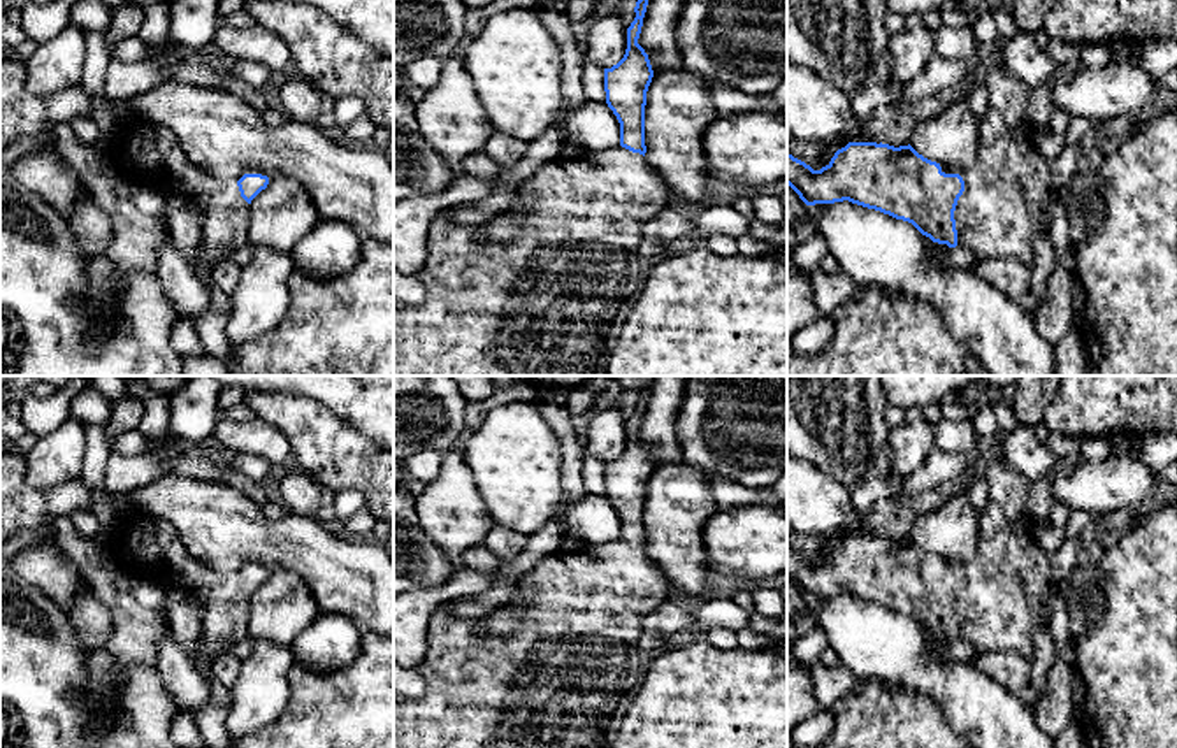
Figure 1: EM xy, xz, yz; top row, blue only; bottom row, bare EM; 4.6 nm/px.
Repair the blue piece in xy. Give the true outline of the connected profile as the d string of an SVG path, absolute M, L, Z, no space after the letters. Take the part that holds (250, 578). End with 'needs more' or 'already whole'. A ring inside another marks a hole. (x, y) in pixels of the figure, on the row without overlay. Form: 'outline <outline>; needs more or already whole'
outline M123 509L114 516L107 546L130 578L186 578L204 609L200 643L193 665L207 683L214 681L213 662L228 643L248 637L251 593L267 581L269 571L244 567L237 576L221 576L195 560L176 529L155 516Z; needs more

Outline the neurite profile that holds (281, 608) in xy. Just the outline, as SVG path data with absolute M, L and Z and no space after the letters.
M286 569L271 571L249 599L248 637L281 646L292 646L321 613L306 583Z

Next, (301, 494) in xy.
M288 469L279 483L281 504L286 513L316 518L323 506L325 492L300 469Z

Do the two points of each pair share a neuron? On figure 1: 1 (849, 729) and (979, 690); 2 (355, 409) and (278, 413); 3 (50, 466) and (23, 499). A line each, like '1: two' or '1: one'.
1: two
2: two
3: two

